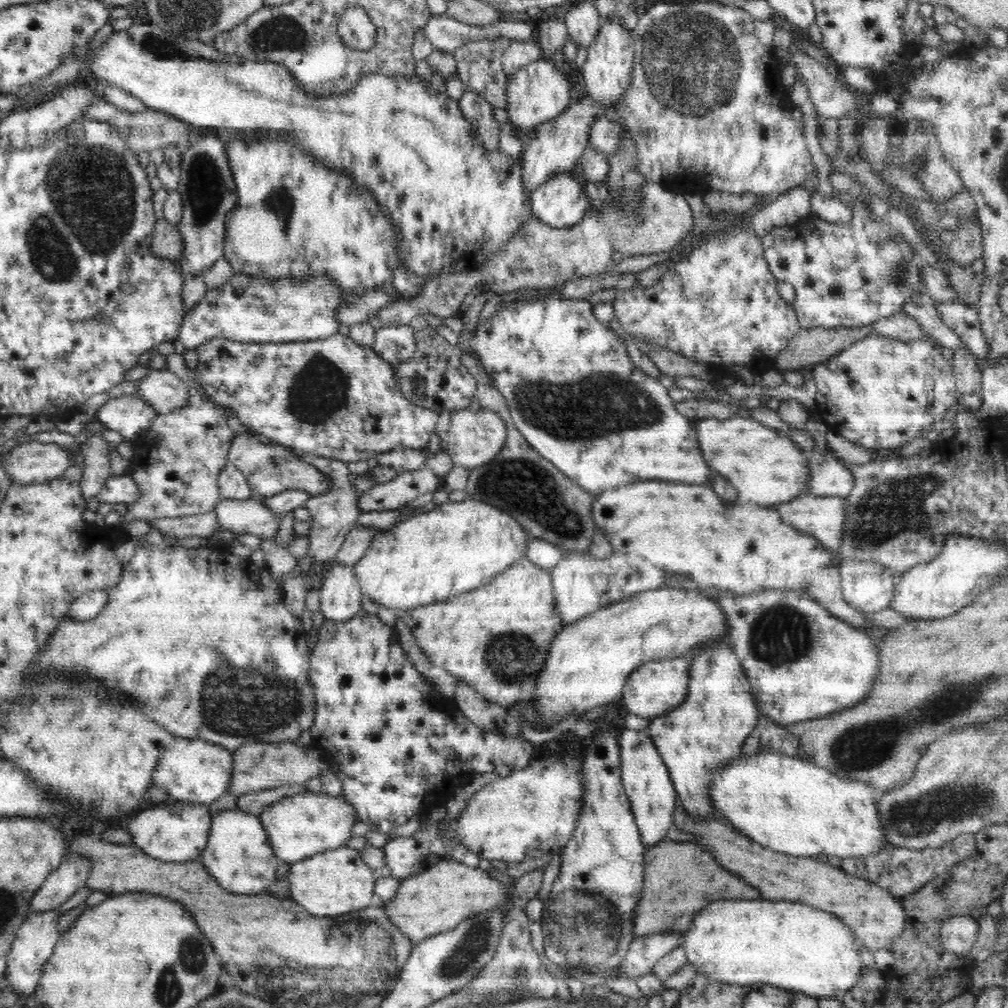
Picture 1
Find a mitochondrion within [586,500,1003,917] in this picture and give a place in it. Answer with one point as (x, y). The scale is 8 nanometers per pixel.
(916, 817)

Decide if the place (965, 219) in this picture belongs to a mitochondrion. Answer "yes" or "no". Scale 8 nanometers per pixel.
no

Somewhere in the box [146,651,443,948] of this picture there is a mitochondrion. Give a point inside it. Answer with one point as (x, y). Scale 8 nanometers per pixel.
(244, 702)

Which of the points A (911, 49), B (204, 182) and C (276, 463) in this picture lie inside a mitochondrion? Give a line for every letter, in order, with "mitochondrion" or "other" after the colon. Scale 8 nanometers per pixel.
A: other
B: mitochondrion
C: mitochondrion

